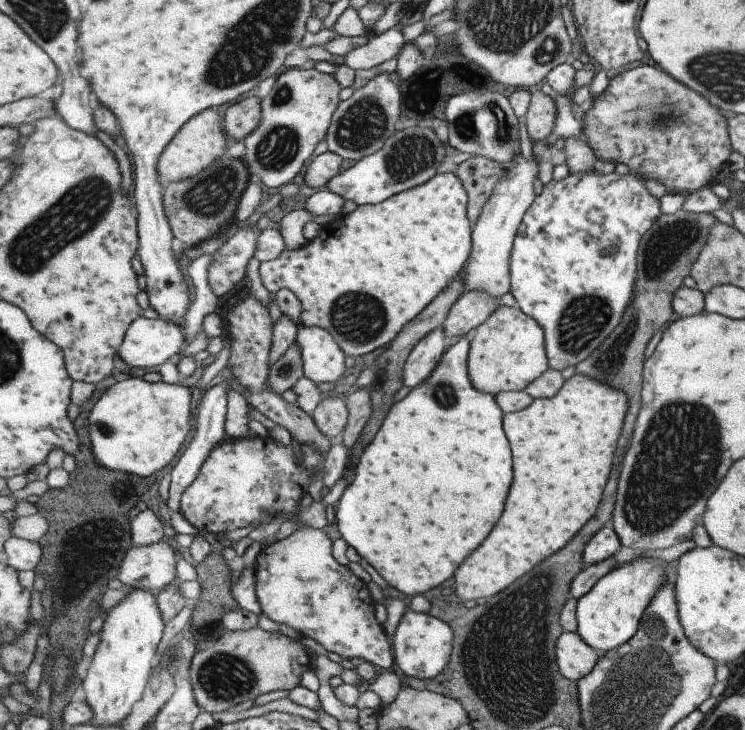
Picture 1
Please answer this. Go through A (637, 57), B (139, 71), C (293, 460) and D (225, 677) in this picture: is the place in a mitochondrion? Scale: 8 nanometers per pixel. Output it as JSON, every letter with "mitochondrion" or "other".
{"A":"other","B":"other","C":"other","D":"mitochondrion"}

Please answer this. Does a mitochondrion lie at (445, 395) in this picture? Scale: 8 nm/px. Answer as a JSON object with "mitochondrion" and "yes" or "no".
{"mitochondrion":"yes"}

